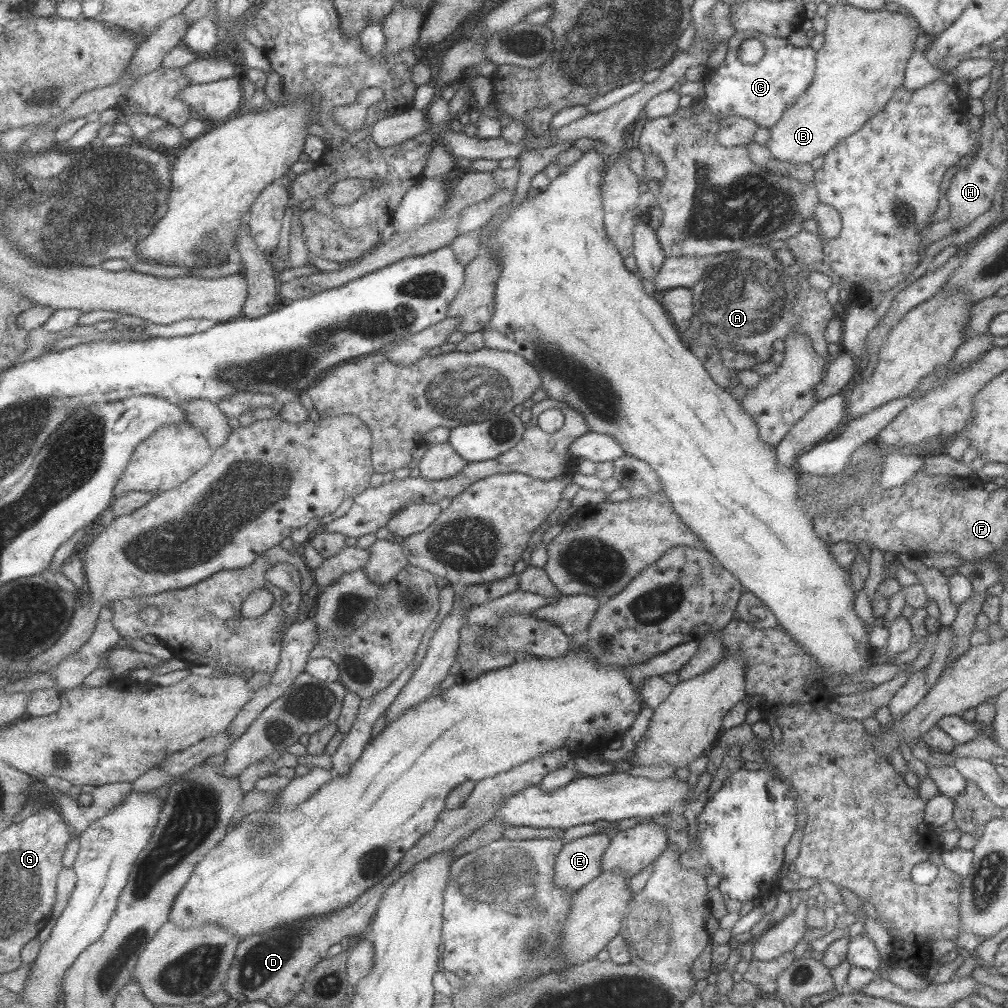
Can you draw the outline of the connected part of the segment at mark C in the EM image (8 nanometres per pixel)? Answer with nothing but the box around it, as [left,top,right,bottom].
[704,30,816,128]

